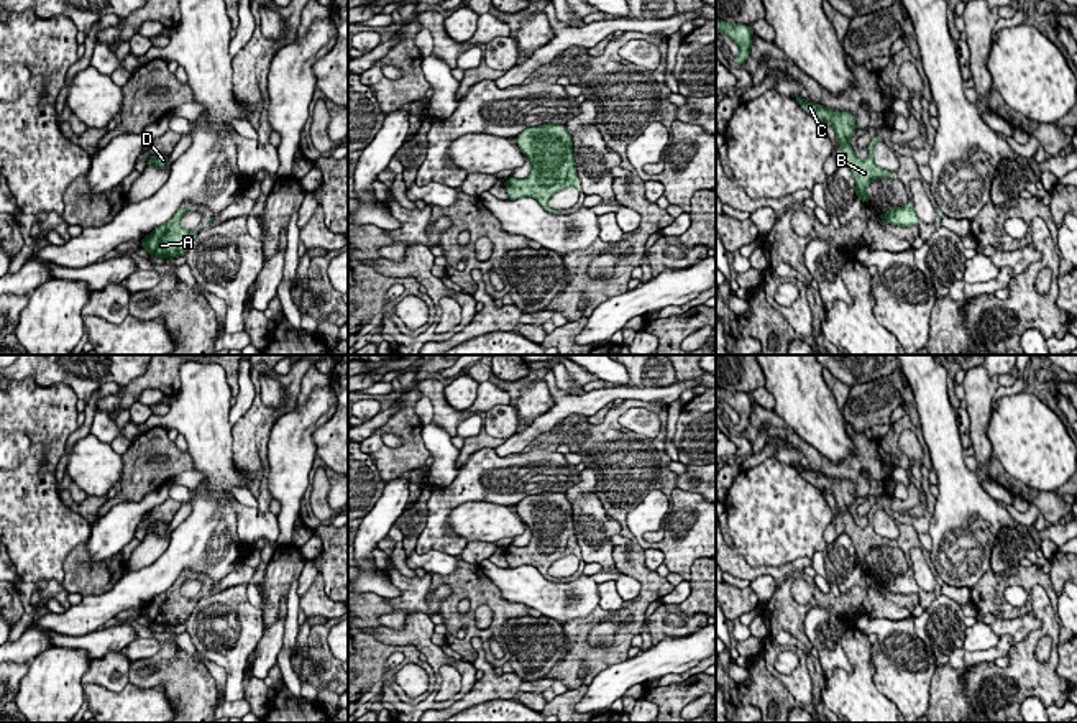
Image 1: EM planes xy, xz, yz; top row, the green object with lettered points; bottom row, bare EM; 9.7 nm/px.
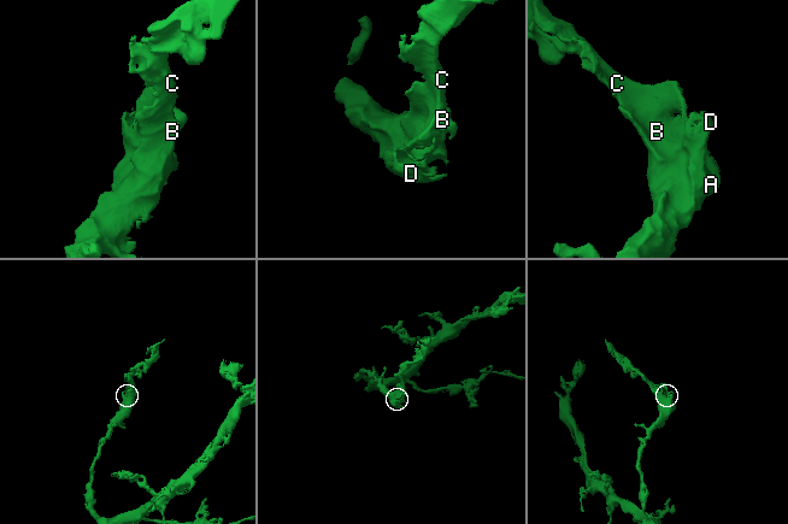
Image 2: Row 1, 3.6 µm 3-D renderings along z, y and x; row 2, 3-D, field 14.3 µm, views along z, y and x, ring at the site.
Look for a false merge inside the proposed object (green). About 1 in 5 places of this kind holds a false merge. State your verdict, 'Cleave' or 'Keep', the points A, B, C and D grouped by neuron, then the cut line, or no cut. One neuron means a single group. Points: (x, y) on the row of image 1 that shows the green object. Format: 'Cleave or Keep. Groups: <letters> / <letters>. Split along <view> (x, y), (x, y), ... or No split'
Keep. Groups: A B C D. No split

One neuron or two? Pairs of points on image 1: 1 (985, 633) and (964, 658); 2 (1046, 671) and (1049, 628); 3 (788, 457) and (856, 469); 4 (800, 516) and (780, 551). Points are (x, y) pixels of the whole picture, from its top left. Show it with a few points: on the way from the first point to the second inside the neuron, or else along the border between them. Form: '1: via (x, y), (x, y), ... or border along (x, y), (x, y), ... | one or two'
1: border along (1000, 638), (987, 649), (966, 651), (961, 648) | two
2: via (1053, 661), (1053, 638) | one
3: via (805, 452), (813, 452), (829, 469), (839, 469) | one
4: via (792, 524), (780, 536), (780, 543) | one

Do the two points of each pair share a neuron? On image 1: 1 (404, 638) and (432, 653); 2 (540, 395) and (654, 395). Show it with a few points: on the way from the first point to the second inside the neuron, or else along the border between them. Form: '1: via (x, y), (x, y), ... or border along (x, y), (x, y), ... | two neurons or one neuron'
1: via (411, 638), (417, 638), (426, 646) | one neuron
2: border along (544, 378), (552, 405), (527, 426) | two neurons

